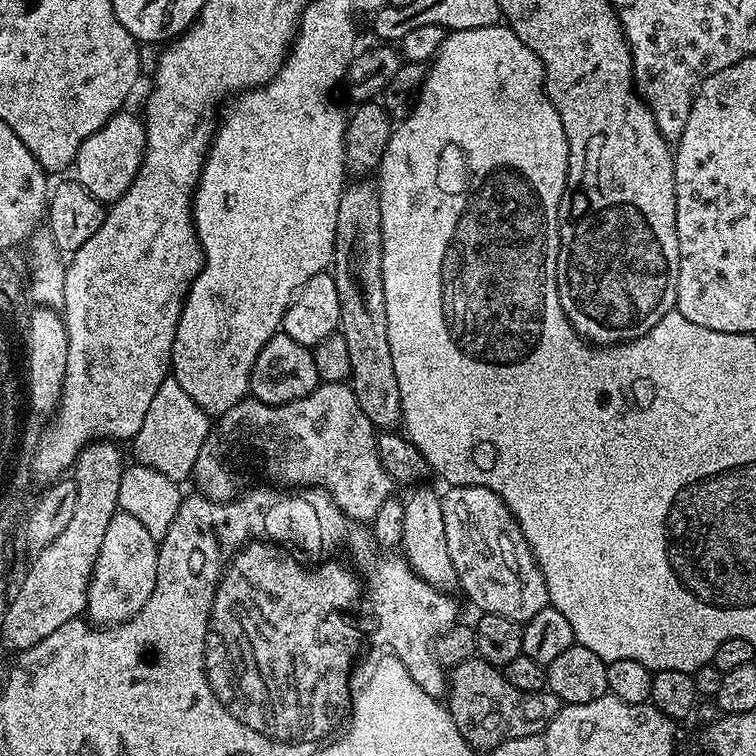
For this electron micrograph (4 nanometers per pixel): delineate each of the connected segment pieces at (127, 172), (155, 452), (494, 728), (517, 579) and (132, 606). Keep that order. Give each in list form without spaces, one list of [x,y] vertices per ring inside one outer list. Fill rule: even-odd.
[[[121,110],[82,142],[76,155],[74,178],[101,202],[122,198],[142,166],[144,149],[147,147],[143,119],[139,115],[131,116],[128,110]]]
[[[167,379],[158,386],[158,394],[150,402],[146,410],[146,419],[142,421],[142,430],[133,436],[130,447],[136,451],[135,459],[146,467],[152,467],[159,474],[164,474],[166,478],[177,482],[186,481],[191,477],[194,470],[194,462],[198,462],[198,450],[202,450],[202,442],[206,442],[210,431],[210,418],[178,386],[174,379]]]
[[[479,658],[462,662],[451,669],[447,677],[446,707],[454,718],[462,738],[473,750],[491,750],[514,738],[526,738],[546,730],[552,719],[560,713],[562,701],[547,690],[527,692],[514,690],[506,682],[503,671],[497,665]]]
[[[452,486],[441,495],[442,502],[442,523],[446,525],[446,546],[450,550],[450,562],[454,562],[454,570],[458,574],[458,588],[462,593],[468,595],[468,600],[476,608],[481,608],[481,613],[490,616],[501,616],[502,618],[510,618],[515,624],[523,626],[530,618],[534,618],[534,614],[538,614],[538,610],[549,607],[548,591],[546,590],[546,578],[542,578],[542,570],[537,566],[536,559],[532,553],[532,548],[526,542],[526,538],[522,534],[522,526],[514,518],[514,514],[506,506],[506,502],[502,502],[502,498],[498,498],[498,494],[494,494],[494,490],[483,488],[482,486]]]
[[[117,511],[116,516],[110,518],[106,539],[102,541],[102,550],[98,550],[98,562],[94,566],[94,574],[88,587],[87,619],[96,626],[115,626],[132,620],[142,610],[142,606],[146,606],[146,598],[154,594],[157,578],[158,542],[132,514]]]

